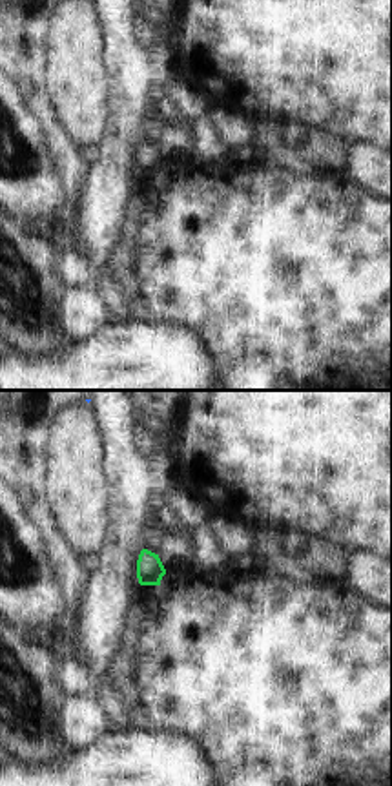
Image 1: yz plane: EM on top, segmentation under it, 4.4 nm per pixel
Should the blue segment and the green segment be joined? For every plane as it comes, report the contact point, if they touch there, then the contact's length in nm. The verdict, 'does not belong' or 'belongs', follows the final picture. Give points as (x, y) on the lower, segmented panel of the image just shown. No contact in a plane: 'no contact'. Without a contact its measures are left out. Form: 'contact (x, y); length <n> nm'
no contact

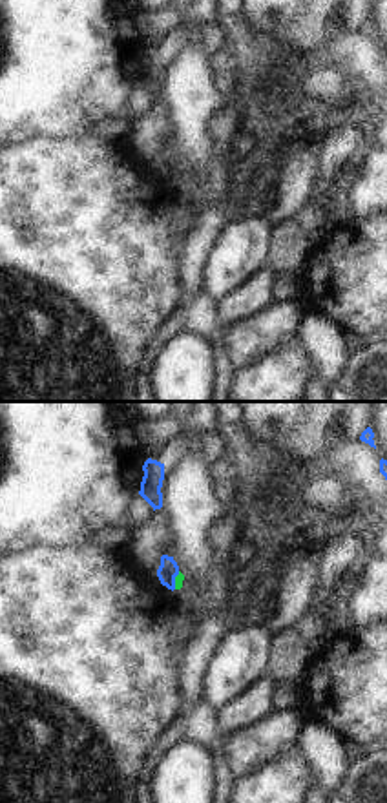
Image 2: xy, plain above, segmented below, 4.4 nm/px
contact (174, 581); length 80 nm

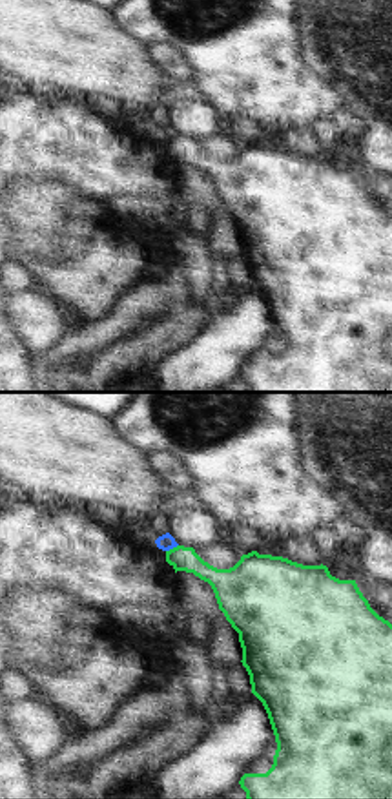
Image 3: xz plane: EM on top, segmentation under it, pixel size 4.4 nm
contact (172, 548); length 70 nm

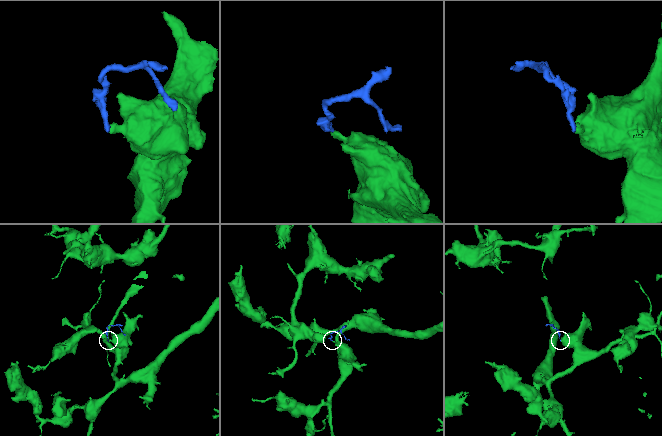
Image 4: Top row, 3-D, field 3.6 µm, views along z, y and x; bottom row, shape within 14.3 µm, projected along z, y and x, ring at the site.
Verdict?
does not belong

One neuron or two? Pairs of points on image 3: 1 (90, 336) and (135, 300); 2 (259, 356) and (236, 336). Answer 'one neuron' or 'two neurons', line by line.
1: one neuron
2: two neurons

